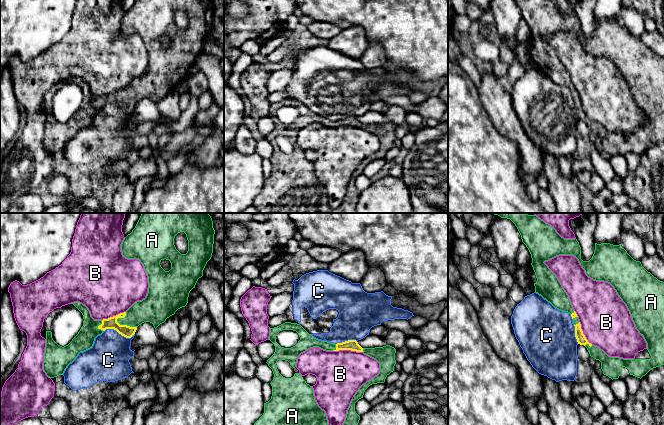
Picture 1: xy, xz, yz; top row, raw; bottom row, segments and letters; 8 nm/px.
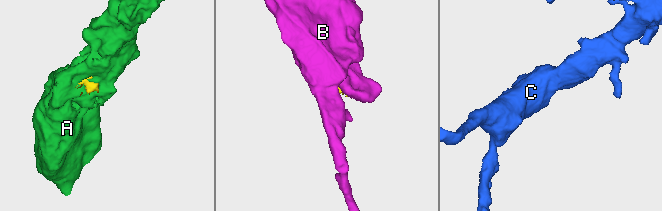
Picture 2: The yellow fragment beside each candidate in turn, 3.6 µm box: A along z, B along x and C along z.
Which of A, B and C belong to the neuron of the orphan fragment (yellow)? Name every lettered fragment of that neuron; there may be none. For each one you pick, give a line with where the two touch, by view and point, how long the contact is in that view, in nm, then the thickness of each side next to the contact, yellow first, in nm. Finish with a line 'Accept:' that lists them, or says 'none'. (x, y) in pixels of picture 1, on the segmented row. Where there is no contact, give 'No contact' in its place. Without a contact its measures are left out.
A: Touches yellow at xy (126, 325). Shared border 180 nm. Thickness 100 nm (yellow) against 220 nm
Accept: A

